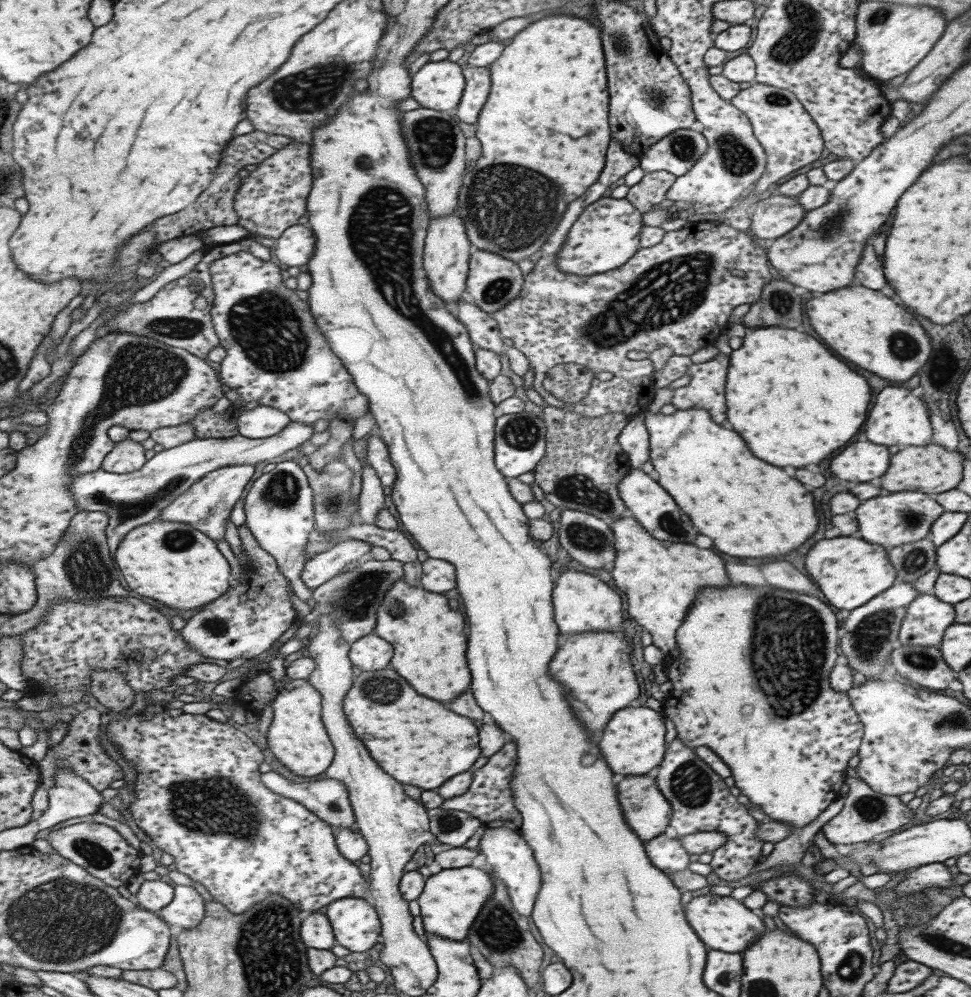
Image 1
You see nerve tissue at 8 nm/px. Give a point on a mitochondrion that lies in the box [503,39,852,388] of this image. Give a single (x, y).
(674, 298)

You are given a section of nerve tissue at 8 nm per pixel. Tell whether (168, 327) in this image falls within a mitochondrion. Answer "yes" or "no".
yes

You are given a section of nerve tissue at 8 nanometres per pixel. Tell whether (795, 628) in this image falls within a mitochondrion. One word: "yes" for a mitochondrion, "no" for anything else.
yes

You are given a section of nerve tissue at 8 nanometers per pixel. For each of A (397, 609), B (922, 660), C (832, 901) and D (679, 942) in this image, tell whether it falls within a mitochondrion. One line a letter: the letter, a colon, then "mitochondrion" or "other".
A: mitochondrion
B: mitochondrion
C: other
D: other

